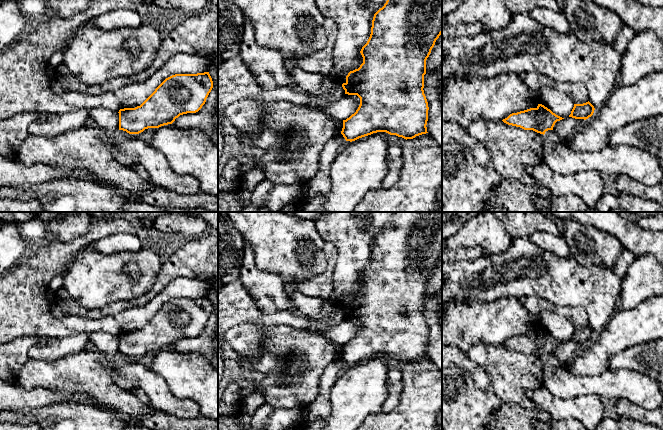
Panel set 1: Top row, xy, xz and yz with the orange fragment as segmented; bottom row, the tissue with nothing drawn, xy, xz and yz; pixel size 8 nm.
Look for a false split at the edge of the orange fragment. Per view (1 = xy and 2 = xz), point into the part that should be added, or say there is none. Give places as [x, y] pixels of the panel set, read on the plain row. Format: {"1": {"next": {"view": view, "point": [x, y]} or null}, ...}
{"1": {"next": null}, "2": {"next": null}}

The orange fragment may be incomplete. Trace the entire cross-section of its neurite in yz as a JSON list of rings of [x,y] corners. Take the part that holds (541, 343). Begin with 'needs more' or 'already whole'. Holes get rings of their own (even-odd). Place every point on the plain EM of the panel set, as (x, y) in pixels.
already whole; [[[538,328],[536,332],[512,337],[502,345],[508,349],[533,354],[544,359],[546,355],[553,354],[555,347],[562,343],[564,342],[556,339],[544,329]]]

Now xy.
already whole; [[[209,296],[172,299],[166,302],[140,330],[119,334],[119,354],[139,358],[148,352],[172,348],[180,339],[198,336],[205,328],[212,312],[213,305]]]

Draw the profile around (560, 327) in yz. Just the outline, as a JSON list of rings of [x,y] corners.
[[[543,311],[539,313],[538,320],[539,328],[544,329],[562,342],[569,341],[574,331],[574,326],[569,319],[551,311]]]

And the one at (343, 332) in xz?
[[[344,318],[340,323],[327,328],[325,331],[313,328],[306,328],[312,332],[319,333],[335,343],[346,344],[356,336],[360,329],[360,322],[357,319]]]

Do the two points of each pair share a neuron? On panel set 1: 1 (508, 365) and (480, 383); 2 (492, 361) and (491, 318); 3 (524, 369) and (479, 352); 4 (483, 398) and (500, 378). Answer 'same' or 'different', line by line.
1: different
2: different
3: same
4: different

